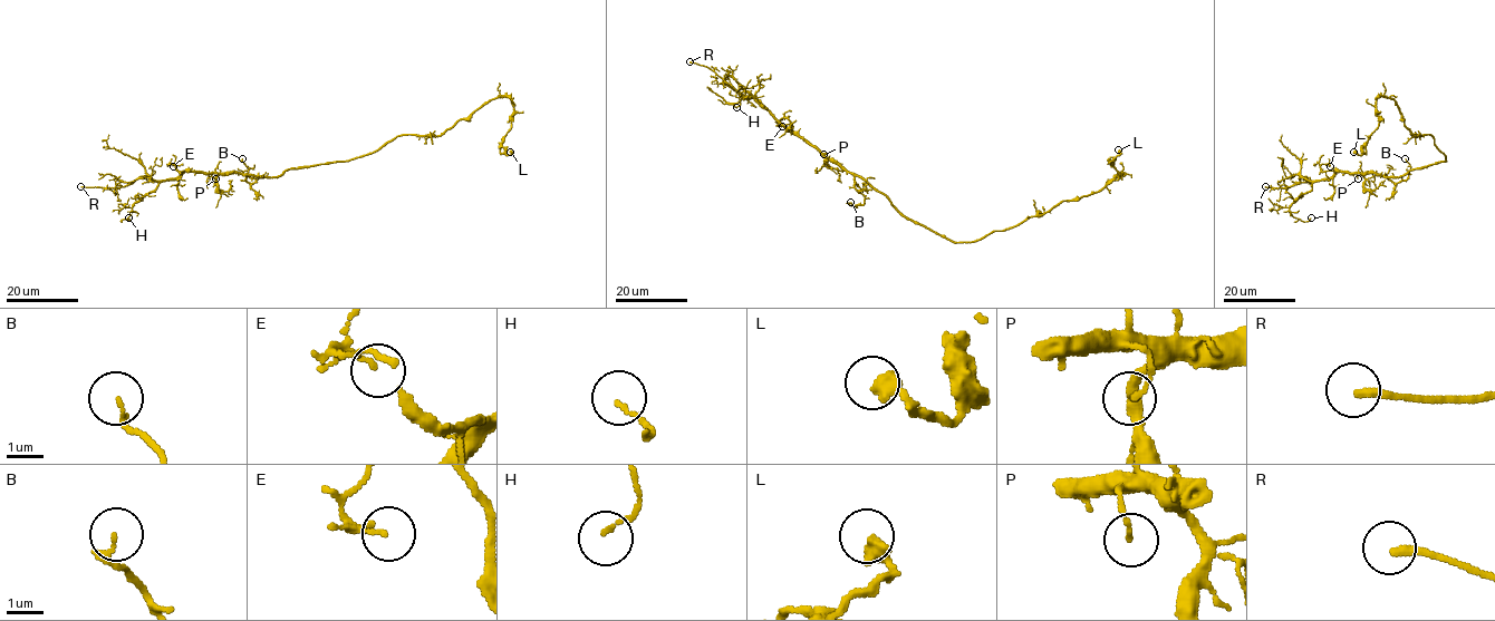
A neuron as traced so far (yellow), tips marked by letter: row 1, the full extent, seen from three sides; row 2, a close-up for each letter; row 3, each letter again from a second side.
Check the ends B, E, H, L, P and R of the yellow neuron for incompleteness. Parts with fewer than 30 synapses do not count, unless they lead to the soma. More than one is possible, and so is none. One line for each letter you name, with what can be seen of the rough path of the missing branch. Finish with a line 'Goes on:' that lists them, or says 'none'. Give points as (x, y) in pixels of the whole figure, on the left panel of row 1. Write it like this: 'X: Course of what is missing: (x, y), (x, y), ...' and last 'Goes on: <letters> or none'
Goes on: R

